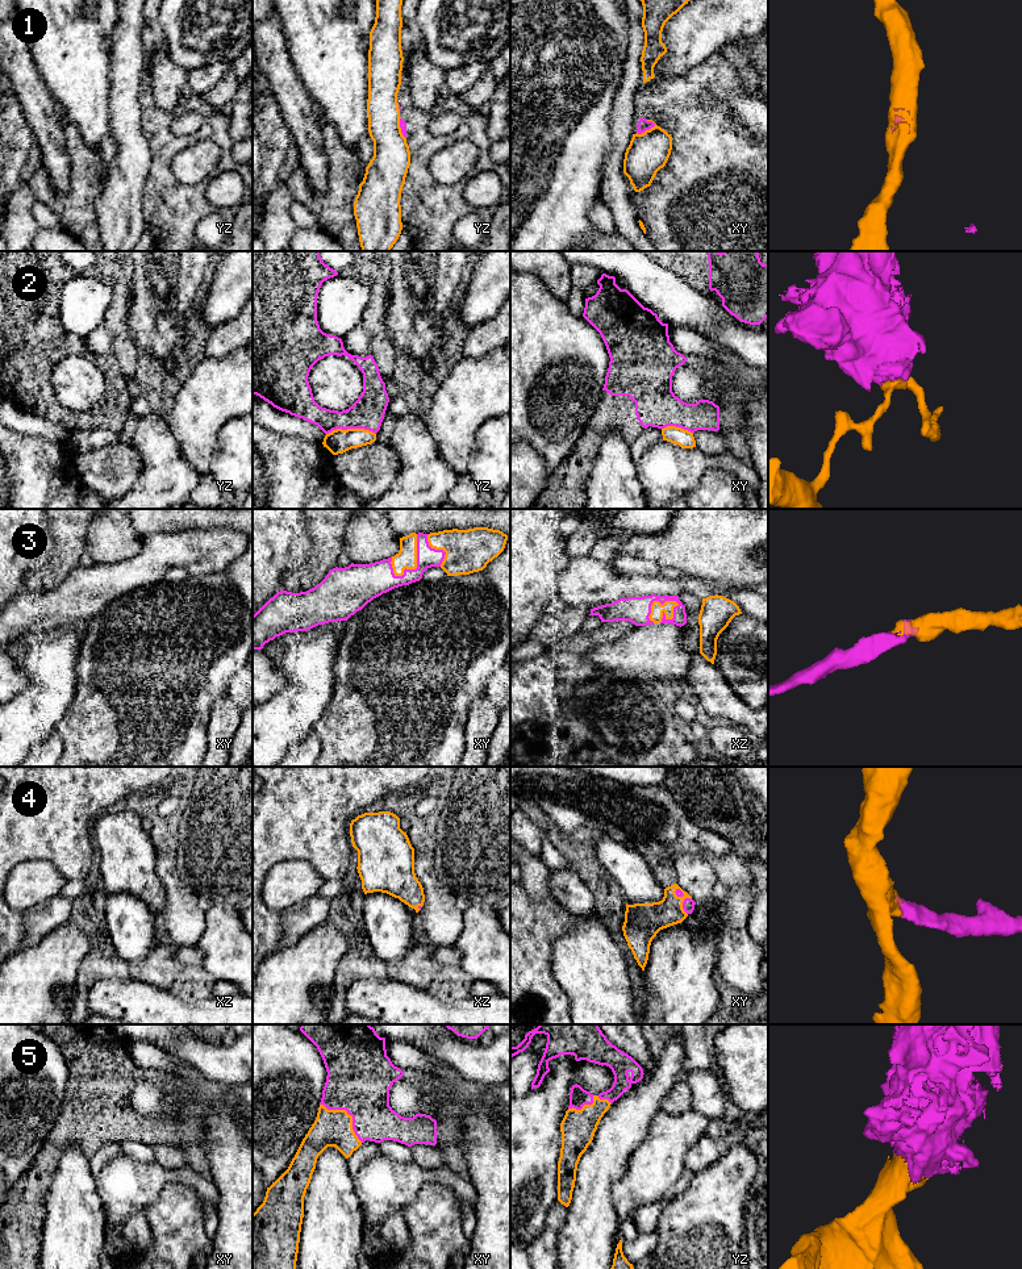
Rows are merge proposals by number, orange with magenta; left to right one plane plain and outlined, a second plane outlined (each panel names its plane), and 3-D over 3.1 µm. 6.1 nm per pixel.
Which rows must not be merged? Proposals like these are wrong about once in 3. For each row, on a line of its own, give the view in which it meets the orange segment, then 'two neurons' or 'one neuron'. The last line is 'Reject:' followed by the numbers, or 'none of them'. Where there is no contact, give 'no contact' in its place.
1: meets orange in xy; two neurons
2: meets orange in yz; two neurons
3: meets orange in xz; one neuron
4: meets orange in xy; one neuron
5: meets orange in xy; one neuron
Reject: 1, 2

